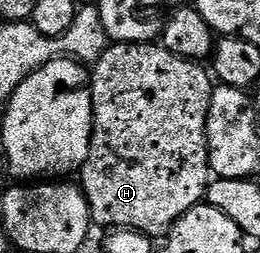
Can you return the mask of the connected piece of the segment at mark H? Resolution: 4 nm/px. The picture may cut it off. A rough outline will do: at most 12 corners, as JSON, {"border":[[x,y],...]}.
{"border":[[108,45],[81,171],[96,227],[163,236],[212,181],[213,78]]}

